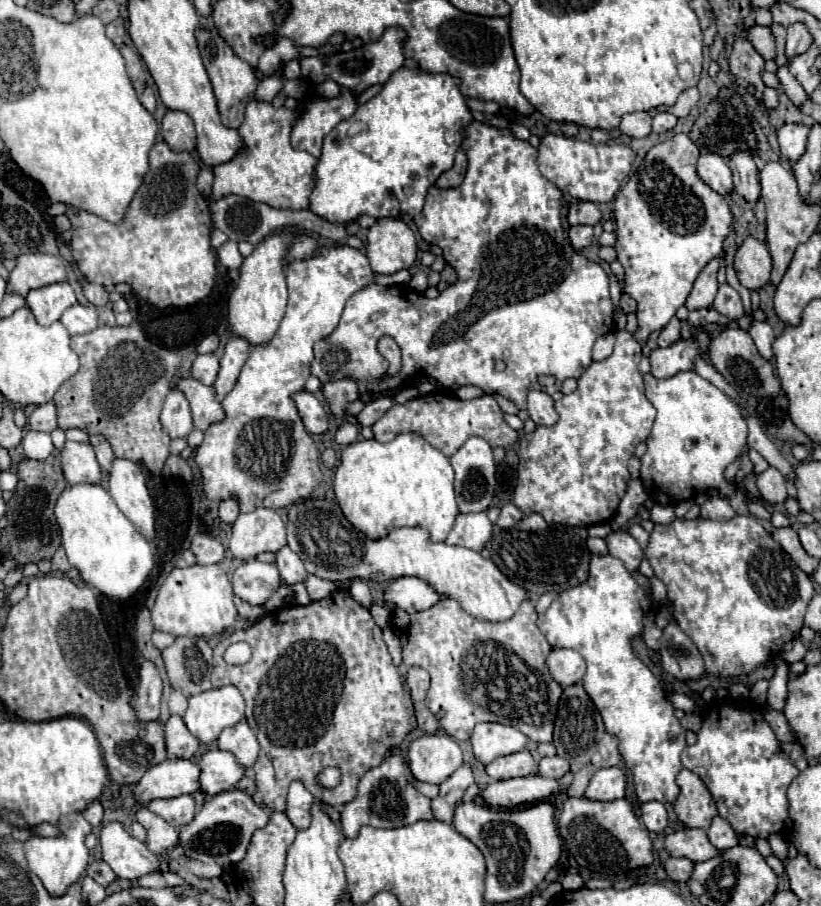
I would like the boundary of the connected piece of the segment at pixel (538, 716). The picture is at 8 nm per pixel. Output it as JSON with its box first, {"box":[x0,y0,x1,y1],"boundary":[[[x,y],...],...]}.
{"box":[393,597,563,743],"boundary":[[[441,597],[439,603],[435,603],[431,609],[419,613],[405,613],[395,609],[393,627],[395,631],[401,629],[403,635],[403,663],[397,667],[398,672],[406,677],[411,667],[423,667],[431,673],[431,689],[425,697],[425,705],[437,717],[441,729],[457,741],[467,741],[477,723],[495,721],[519,729],[535,743],[549,743],[553,739],[553,721],[563,689],[547,671],[545,657],[549,655],[551,645],[535,623],[537,613],[533,601],[525,601],[517,615],[505,623],[479,621],[467,615],[459,603],[449,597]]]}

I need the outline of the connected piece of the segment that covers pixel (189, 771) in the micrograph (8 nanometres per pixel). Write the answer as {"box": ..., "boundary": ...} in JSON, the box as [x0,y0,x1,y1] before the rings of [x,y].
{"box":[133,759,199,807],"boundary":[[[191,759],[163,761],[151,767],[133,789],[137,805],[147,807],[153,799],[171,799],[199,789],[199,767]]]}

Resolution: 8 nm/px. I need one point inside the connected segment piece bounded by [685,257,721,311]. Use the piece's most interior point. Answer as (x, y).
(705, 288)

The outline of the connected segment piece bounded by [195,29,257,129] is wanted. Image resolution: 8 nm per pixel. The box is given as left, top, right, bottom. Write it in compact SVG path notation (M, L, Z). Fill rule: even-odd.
M197 29L195 37L197 37L197 43L199 43L203 65L207 69L207 75L209 75L211 83L213 83L213 91L215 91L215 97L217 97L217 103L219 103L219 111L221 111L223 123L227 127L235 127L237 129L241 125L241 121L243 121L245 105L255 95L255 89L257 89L255 69L247 61L243 61L241 57L235 55L235 51L225 43L225 39L219 35L217 29ZM231 109L237 109L237 117L233 121L229 119Z

